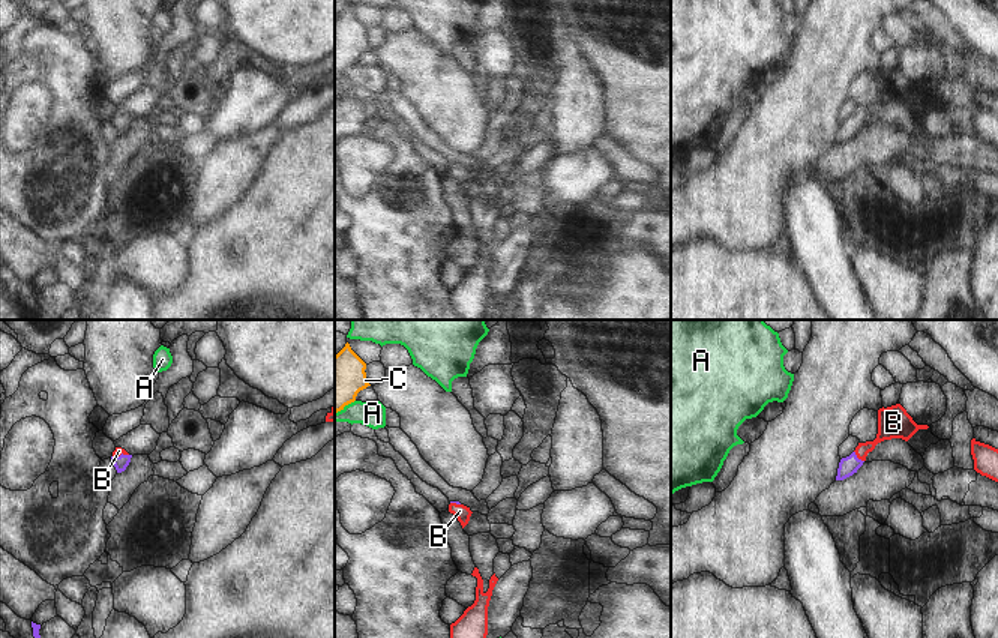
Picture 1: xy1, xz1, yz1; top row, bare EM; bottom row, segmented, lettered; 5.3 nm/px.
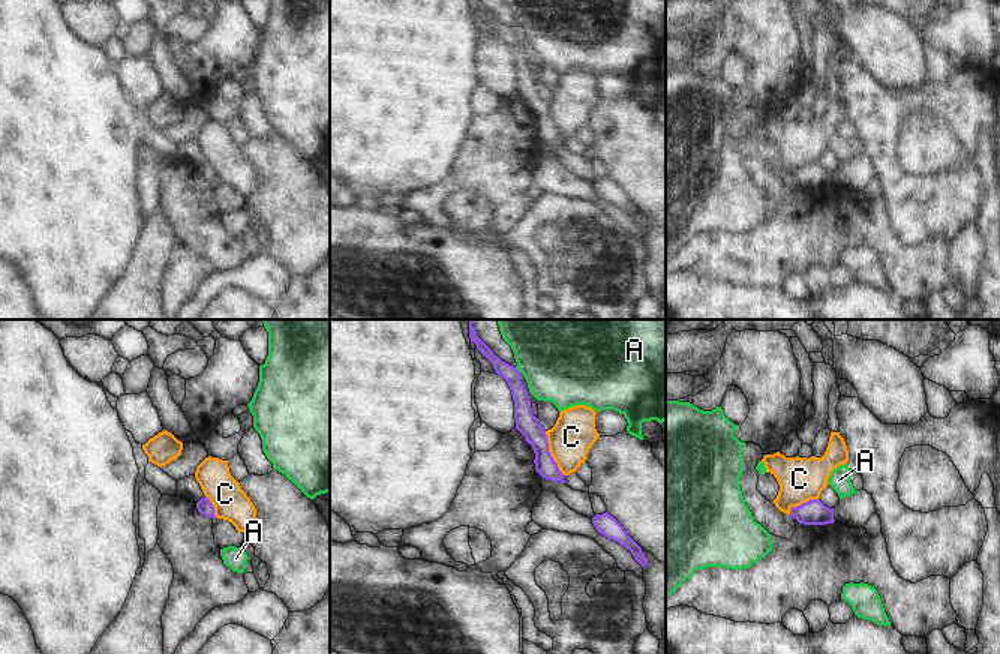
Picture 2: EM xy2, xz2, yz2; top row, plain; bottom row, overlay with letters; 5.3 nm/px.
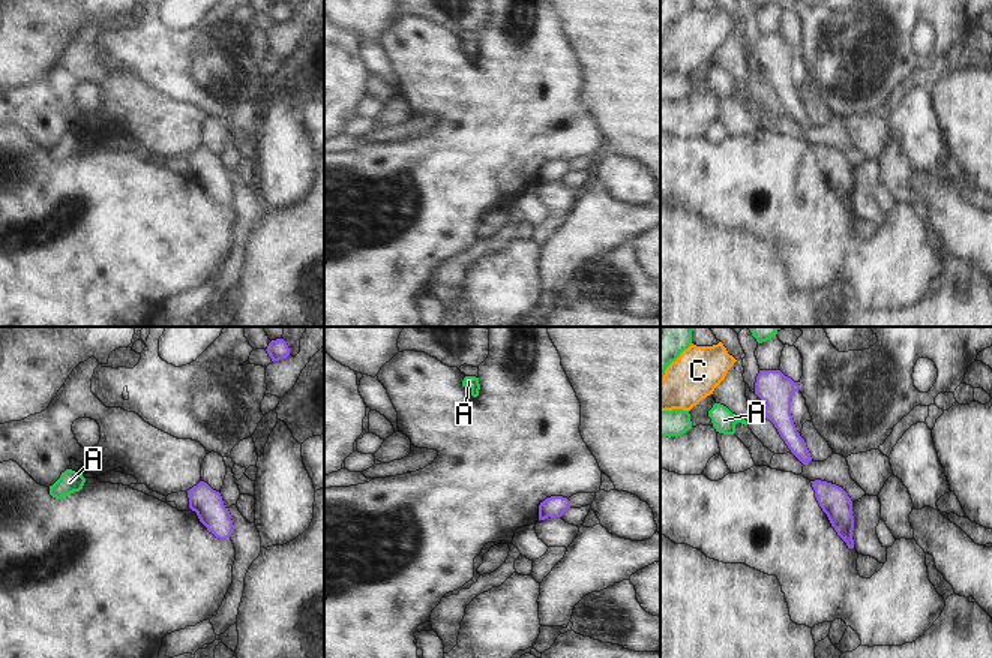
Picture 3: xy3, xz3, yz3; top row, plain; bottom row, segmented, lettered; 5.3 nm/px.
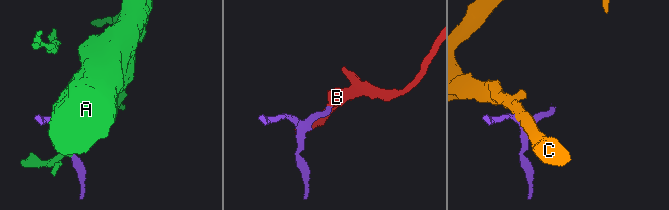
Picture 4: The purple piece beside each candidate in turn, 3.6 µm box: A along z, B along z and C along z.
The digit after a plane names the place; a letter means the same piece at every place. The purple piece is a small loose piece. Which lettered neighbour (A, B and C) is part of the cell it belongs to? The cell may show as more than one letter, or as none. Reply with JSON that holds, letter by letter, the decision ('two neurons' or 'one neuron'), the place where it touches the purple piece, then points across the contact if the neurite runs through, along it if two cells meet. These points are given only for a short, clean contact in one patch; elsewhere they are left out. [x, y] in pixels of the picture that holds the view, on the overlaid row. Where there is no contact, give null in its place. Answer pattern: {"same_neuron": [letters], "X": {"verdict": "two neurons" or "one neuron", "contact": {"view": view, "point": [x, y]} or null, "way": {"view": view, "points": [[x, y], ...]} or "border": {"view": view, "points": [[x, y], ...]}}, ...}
{"same_neuron": ["B"], "A": {"verdict": "two neurons", "contact": {"view": "xz2", "point": [516, 369]}}, "B": {"verdict": "one neuron", "contact": {"view": "yz1", "point": [856, 457]}, "way": {"view": "yz1", "points": [[848, 466], [856, 457], [872, 445], [890, 425]]}}, "C": {"verdict": "two neurons", "contact": {"view": "xz2", "point": [549, 453]}, "border": {"view": "xz2", "points": [[544, 431], [547, 450], [564, 476]]}}}

